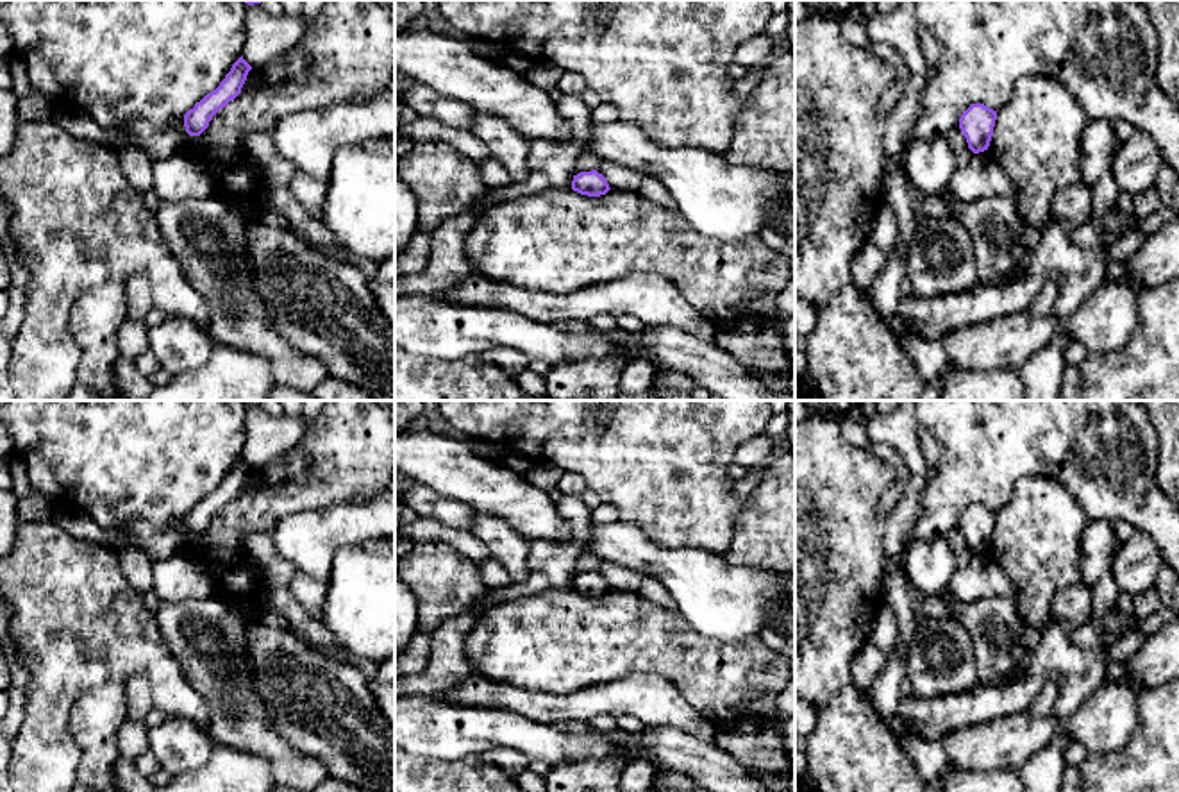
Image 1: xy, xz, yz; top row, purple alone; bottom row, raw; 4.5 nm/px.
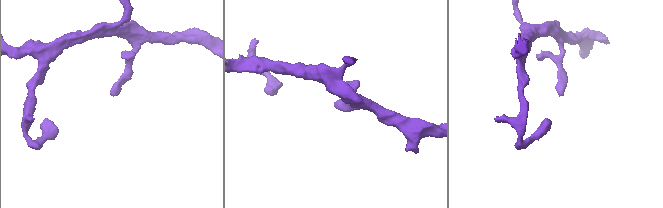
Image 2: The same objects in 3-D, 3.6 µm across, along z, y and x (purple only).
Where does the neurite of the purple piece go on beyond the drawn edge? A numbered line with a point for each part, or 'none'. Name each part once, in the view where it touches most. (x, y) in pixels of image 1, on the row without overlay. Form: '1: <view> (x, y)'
none

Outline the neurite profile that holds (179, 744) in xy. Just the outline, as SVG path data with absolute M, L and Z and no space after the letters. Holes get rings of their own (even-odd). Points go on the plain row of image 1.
M166 717L164 722L152 728L148 746L170 776L202 767L213 751L207 733L184 717Z

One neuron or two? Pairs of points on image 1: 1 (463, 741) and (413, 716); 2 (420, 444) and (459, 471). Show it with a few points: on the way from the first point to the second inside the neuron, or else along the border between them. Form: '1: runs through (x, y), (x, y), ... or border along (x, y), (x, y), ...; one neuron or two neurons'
1: runs through (451, 732), (426, 728); one neuron
2: runs through (429, 453), (451, 467); one neuron

